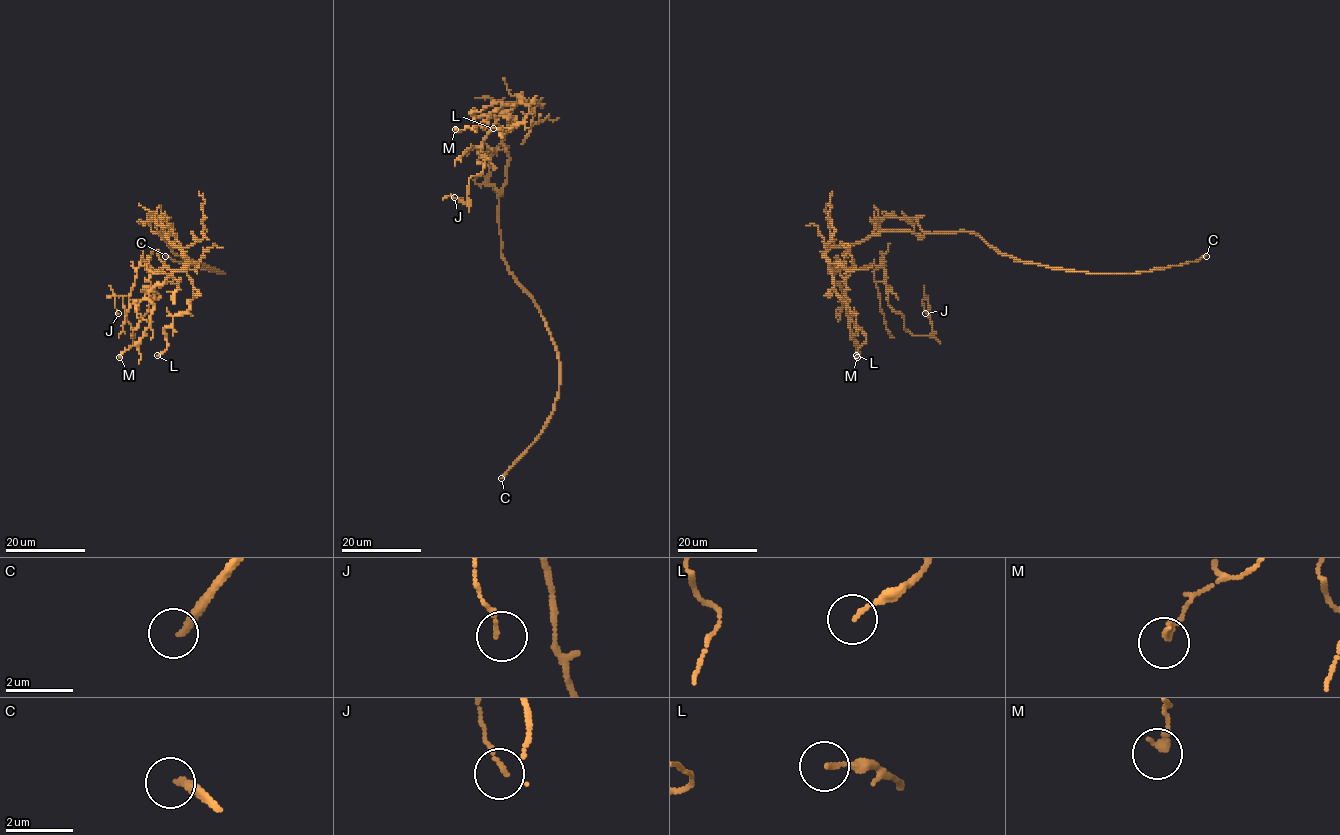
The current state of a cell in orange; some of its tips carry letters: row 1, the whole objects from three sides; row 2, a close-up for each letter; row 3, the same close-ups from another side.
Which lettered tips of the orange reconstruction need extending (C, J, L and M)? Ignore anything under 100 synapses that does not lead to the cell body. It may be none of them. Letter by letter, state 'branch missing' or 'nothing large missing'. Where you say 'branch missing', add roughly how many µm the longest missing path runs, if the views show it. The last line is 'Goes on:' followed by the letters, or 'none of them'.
C: branch missing; missing 120 µm
J: nothing large missing
L: nothing large missing
M: nothing large missing
Goes on: C

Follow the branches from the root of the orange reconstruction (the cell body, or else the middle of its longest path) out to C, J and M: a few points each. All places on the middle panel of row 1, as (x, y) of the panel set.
C: (506, 178), (498, 200), (501, 257), (545, 324), (558, 357), (560, 382), (555, 408), (545, 428), (501, 478)
J: (506, 178), (503, 137), (519, 98), (483, 140), (482, 154), (490, 159), (469, 178), (468, 204), (454, 197)
M: (506, 178), (503, 137), (509, 111), (519, 98), (486, 113), (489, 117), (480, 124), (455, 129)

